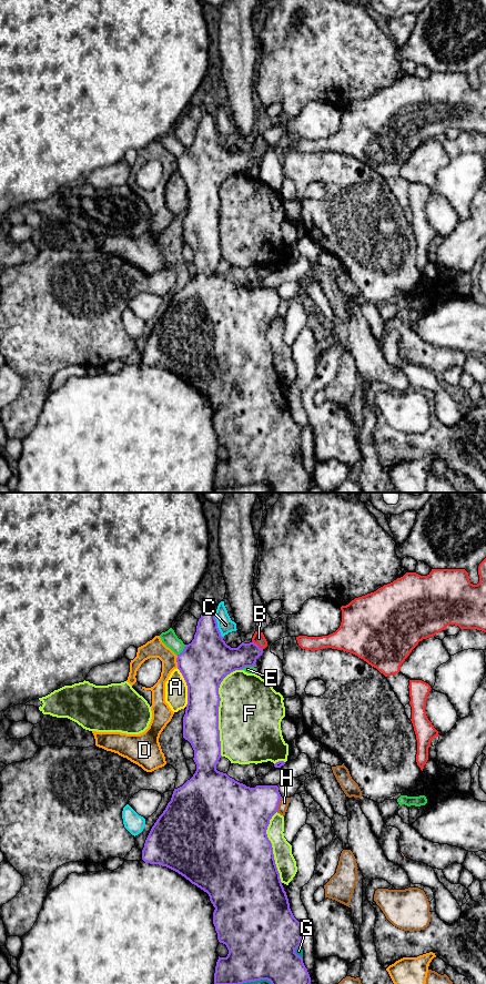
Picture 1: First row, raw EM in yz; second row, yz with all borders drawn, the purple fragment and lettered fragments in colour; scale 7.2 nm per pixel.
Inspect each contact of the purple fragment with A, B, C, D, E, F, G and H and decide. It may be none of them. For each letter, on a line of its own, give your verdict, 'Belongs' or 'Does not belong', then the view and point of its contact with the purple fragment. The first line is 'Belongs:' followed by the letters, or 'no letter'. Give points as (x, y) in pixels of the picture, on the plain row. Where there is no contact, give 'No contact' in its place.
Belongs: B
A: Does not belong. Touches purple at yz (188, 190)
B: Belongs. Touches purple at yz (256, 148)
C: Does not belong. Touches purple at yz (216, 129)
D: Does not belong. Touches purple at yz (176, 164)
E: Does not belong. Touches purple at yz (183, 153)
F: Does not belong. Touches purple at yz (218, 212)
G: Does not belong. Touches purple at yz (243, 485)
H: Does not belong. Touches purple at yz (279, 306)

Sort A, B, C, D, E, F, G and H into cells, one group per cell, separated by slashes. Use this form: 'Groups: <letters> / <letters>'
Groups: A / B / C / D / E / F / G / H

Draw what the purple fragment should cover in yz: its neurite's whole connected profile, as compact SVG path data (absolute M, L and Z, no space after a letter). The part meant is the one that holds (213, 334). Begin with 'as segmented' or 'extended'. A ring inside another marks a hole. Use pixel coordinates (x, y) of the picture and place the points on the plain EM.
extended | M209 113L203 114L201 121L198 124L196 135L194 142L191 146L185 148L183 154L178 158L176 165L178 172L182 176L186 189L188 189L188 207L185 212L185 217L183 220L183 241L188 243L194 253L194 265L196 267L196 274L193 280L188 283L182 290L174 292L171 304L168 306L163 316L159 319L154 328L152 329L142 353L142 363L145 366L159 367L166 369L186 383L192 387L196 388L210 399L210 404L215 410L213 415L213 427L217 436L217 443L220 446L226 448L229 457L226 460L220 460L216 465L215 476L214 476L214 487L215 488L239 488L247 485L255 485L261 483L267 483L271 485L271 493L308 493L311 487L311 480L303 466L303 461L295 456L295 453L301 449L302 444L302 429L303 426L298 425L291 412L286 395L282 388L280 376L277 374L272 346L267 341L266 333L270 327L270 323L277 315L280 303L282 302L277 288L256 288L255 291L246 290L243 286L235 284L230 281L226 276L216 273L216 267L221 258L221 244L220 244L220 233L219 233L219 210L220 210L220 197L219 191L223 182L235 173L241 173L245 170L254 170L256 162L262 159L263 153L267 150L267 144L261 134L255 134L252 144L250 146L242 145L237 151L231 151L225 146L221 135L217 131L217 125L215 118Z

